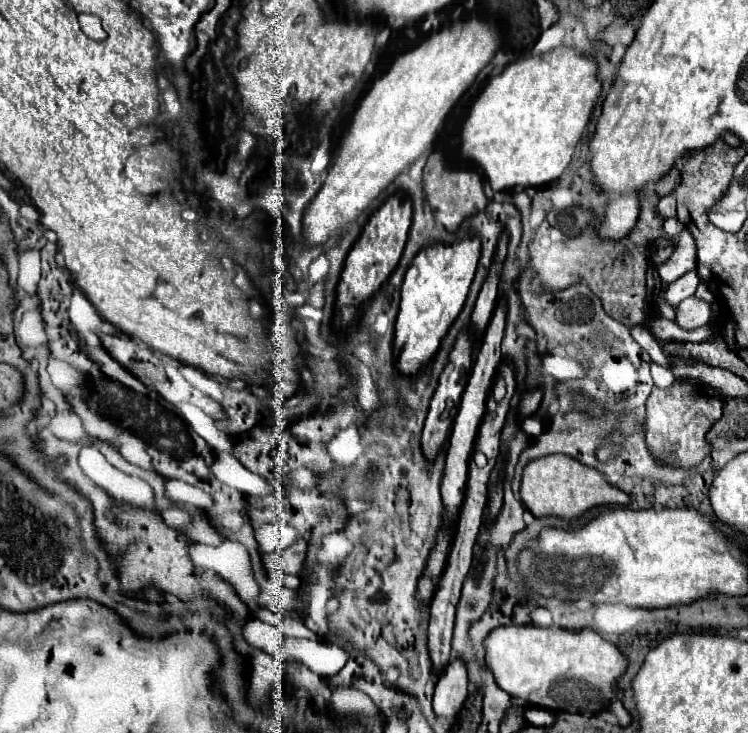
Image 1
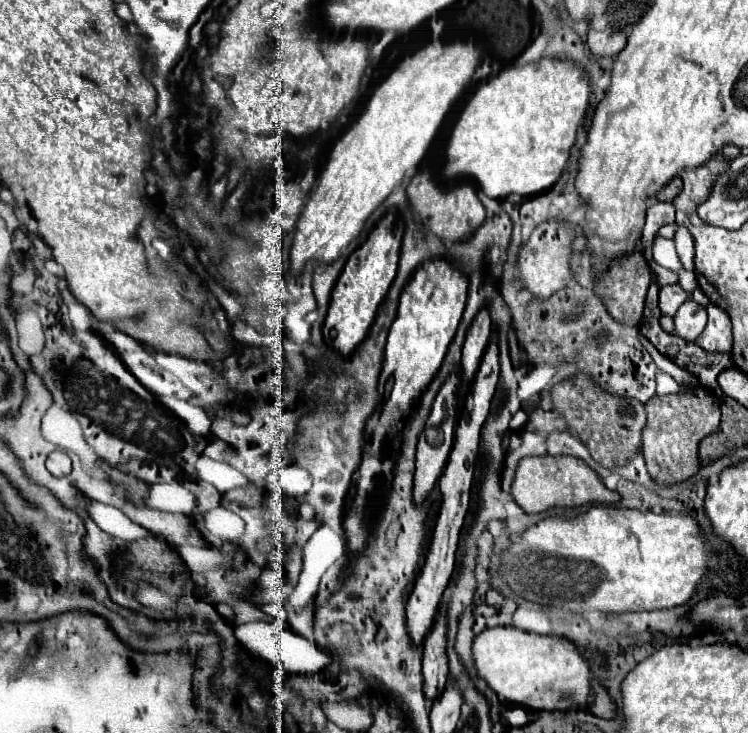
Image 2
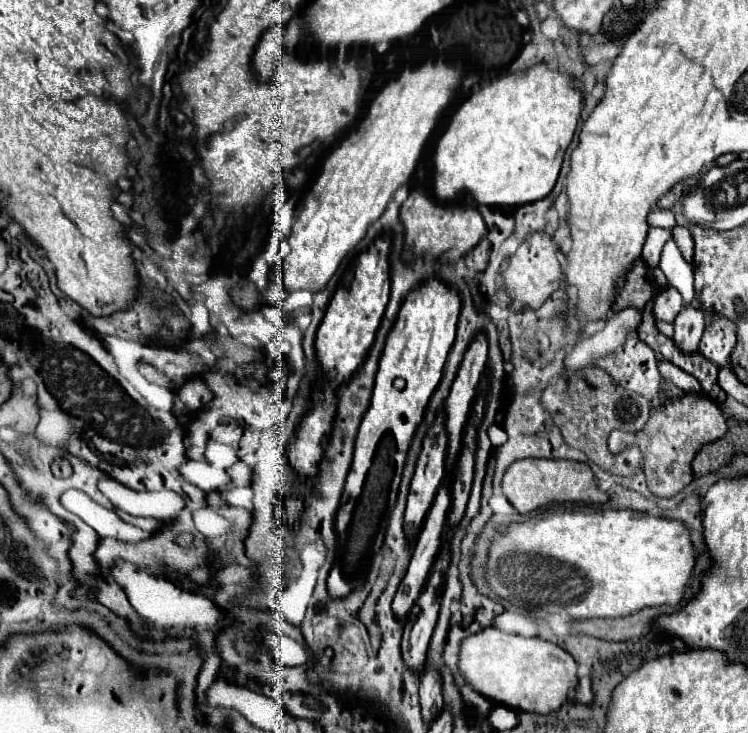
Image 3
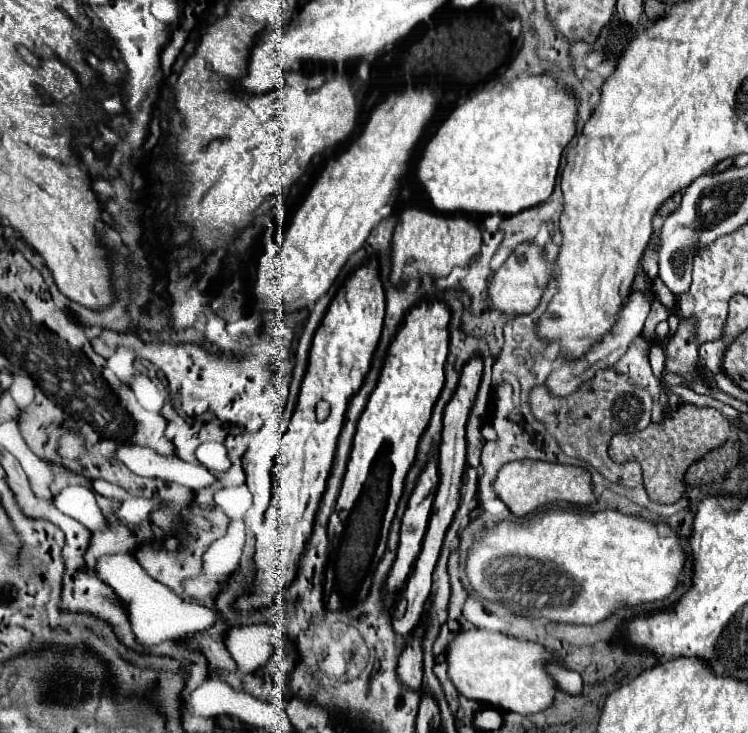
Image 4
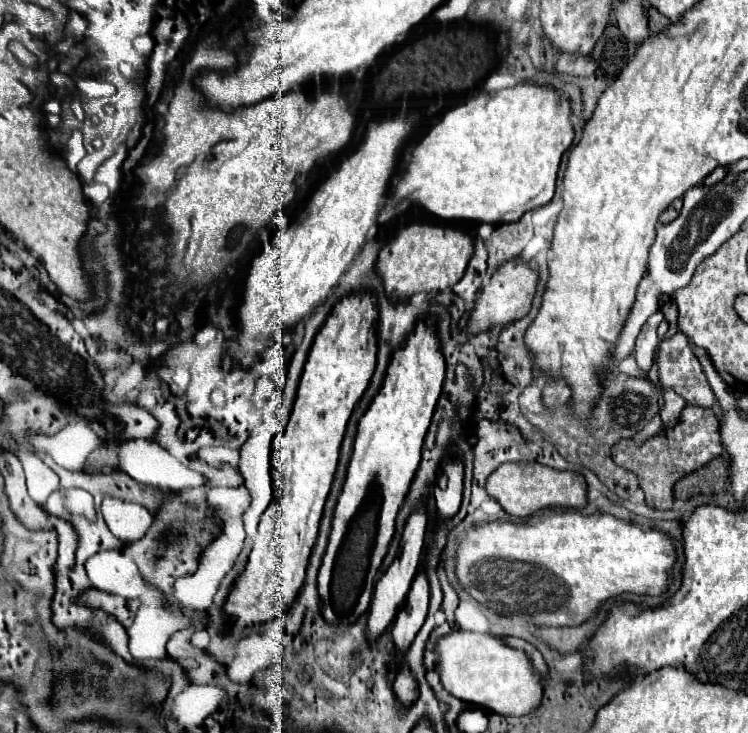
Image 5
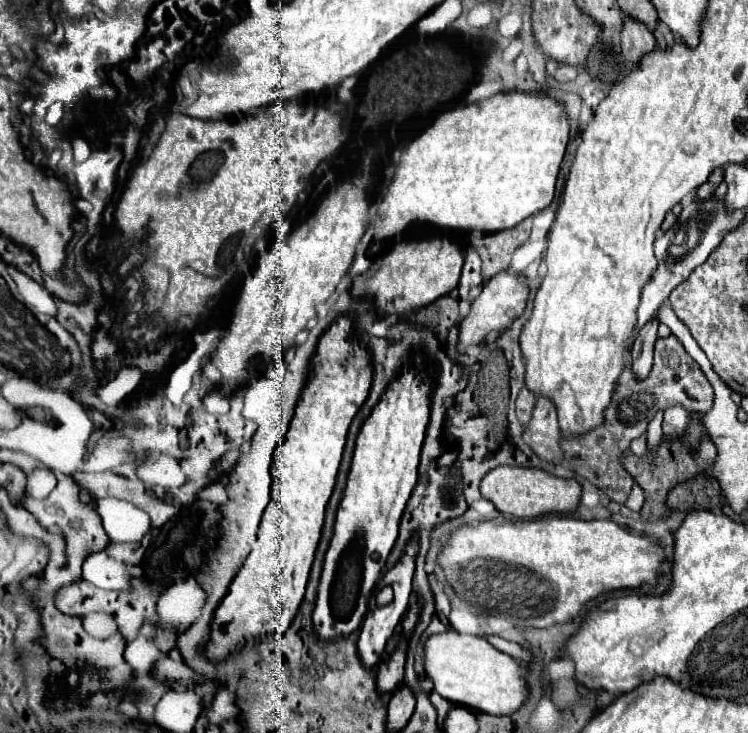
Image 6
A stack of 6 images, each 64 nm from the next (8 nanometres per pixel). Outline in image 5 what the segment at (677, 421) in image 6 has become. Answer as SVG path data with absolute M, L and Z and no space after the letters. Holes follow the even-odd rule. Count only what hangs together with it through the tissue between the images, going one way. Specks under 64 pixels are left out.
M670 390L668 396L664 396L664 406L660 410L664 426L674 426L676 420L680 418L680 412L682 412L682 398Z

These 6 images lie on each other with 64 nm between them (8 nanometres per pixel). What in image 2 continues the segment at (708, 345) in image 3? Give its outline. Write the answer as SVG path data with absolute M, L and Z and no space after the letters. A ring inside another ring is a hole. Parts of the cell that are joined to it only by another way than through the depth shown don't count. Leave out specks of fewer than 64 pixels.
M708 308L708 324L696 338L696 344L708 352L730 352L732 350L732 324L722 308Z

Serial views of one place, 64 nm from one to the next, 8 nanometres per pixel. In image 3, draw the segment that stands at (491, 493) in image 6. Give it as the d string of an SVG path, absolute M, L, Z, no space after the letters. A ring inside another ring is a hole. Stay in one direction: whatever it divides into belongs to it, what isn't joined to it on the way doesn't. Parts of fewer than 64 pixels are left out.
M518 460L504 474L502 490L510 504L520 512L528 514L550 502L608 502L610 496L602 492L596 478L586 462L576 460Z

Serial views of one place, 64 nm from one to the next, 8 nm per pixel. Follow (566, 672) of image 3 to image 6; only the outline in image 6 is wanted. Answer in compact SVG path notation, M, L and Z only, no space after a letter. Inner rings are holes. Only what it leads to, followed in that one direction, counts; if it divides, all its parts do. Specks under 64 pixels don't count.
M448 630L430 636L424 652L426 674L434 680L438 694L458 706L466 706L474 712L486 712L494 716L510 716L518 712L528 700L530 690L518 660L496 650L484 636Z

